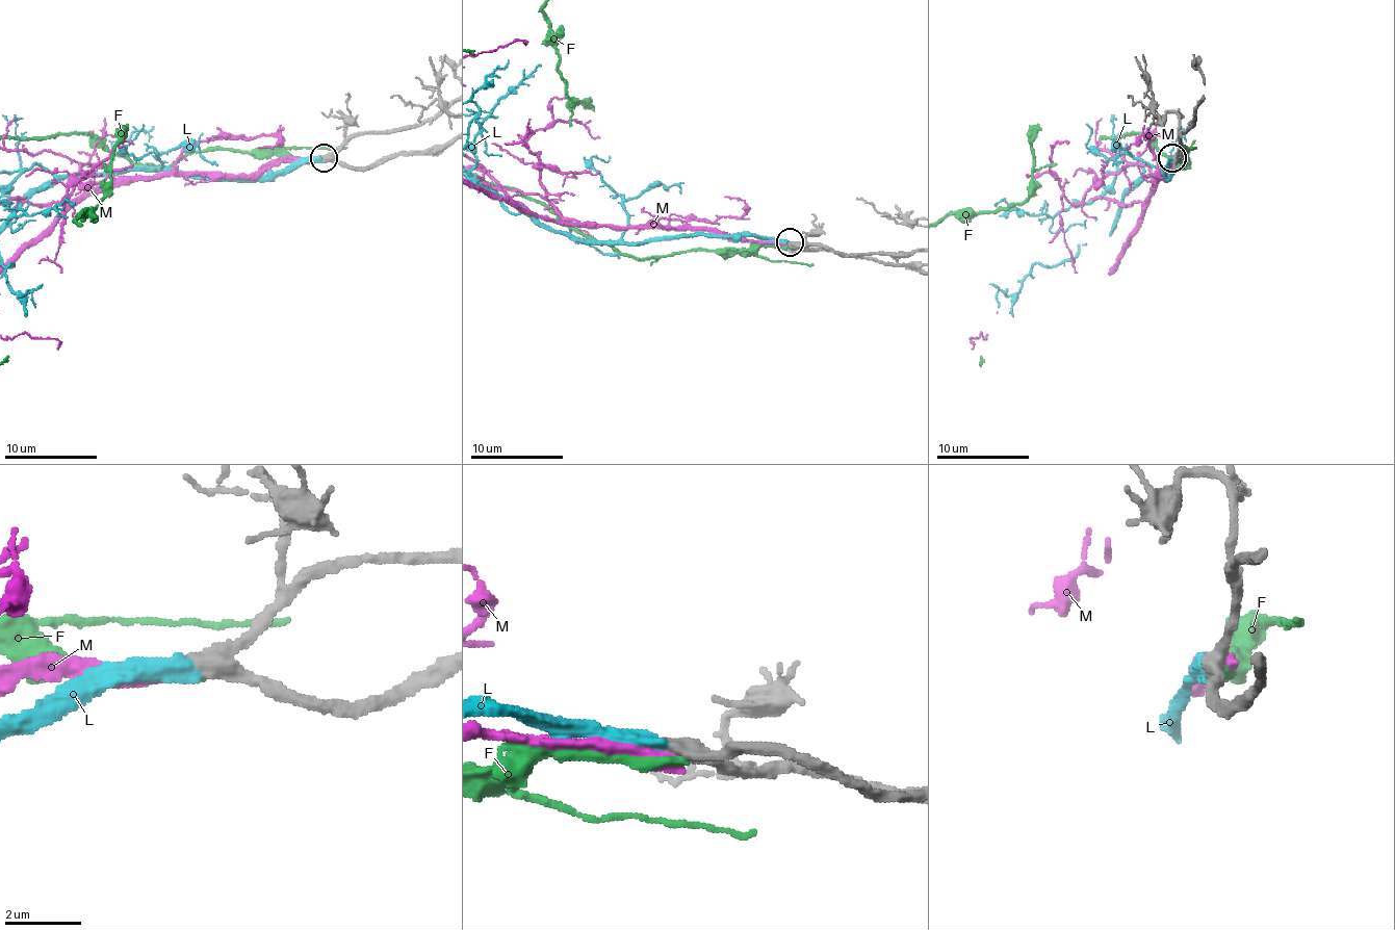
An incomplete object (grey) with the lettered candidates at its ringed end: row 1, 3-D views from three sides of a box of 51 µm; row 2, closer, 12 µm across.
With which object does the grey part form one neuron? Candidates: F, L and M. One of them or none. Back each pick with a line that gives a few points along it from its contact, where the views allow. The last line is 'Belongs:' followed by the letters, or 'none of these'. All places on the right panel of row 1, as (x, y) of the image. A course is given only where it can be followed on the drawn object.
L: Its course: (1173, 158), (1169, 175), (1145, 175), (1122, 200), (1049, 385), (998, 381), (992, 318), (1021, 253), (964, 179)
Belongs: L

